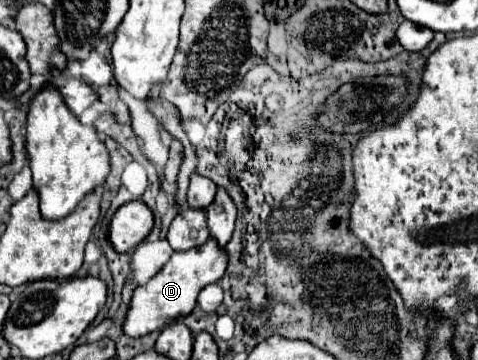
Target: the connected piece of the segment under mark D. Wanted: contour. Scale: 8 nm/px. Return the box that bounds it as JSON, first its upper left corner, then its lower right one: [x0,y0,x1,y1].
[124,238,228,338]

